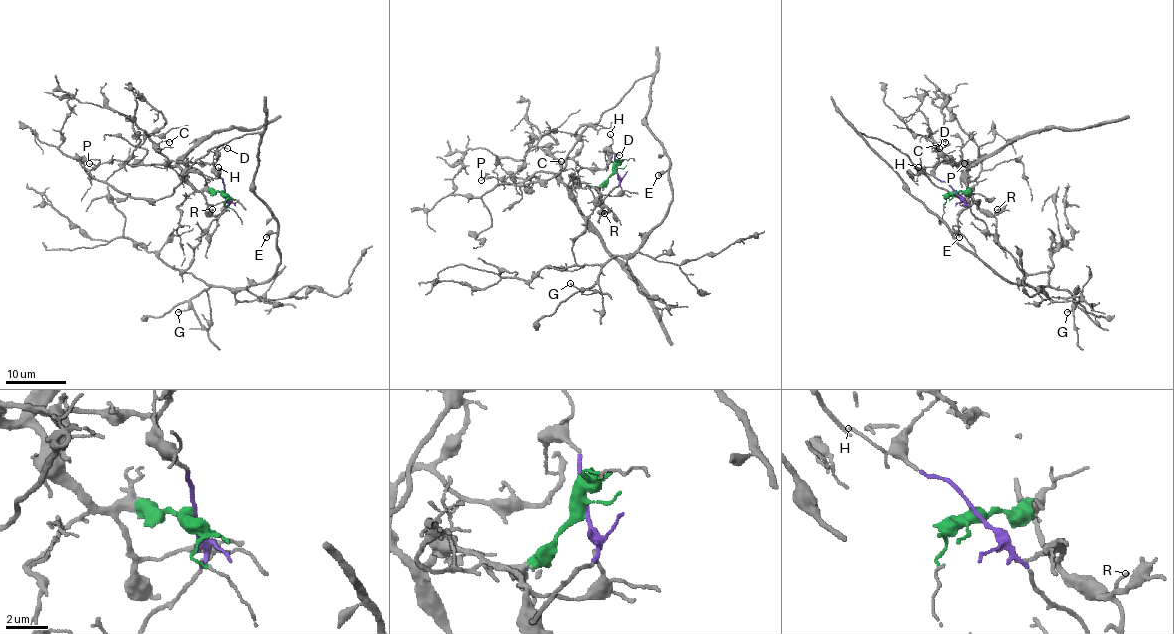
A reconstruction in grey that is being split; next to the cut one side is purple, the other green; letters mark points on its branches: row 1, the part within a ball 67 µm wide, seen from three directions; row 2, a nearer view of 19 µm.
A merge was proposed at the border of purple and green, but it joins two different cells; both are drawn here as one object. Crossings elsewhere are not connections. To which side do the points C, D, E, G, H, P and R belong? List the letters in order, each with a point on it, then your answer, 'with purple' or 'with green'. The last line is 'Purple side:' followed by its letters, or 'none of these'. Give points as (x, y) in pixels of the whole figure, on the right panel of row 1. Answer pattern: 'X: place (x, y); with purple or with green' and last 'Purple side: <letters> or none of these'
C: place (945, 142); with green
D: place (939, 148); with green
E: place (959, 237); with purple
G: place (1067, 312); with purple
H: place (918, 167); with purple
P: place (964, 163); with green
R: place (997, 209); with green
Purple side: E, G, H

